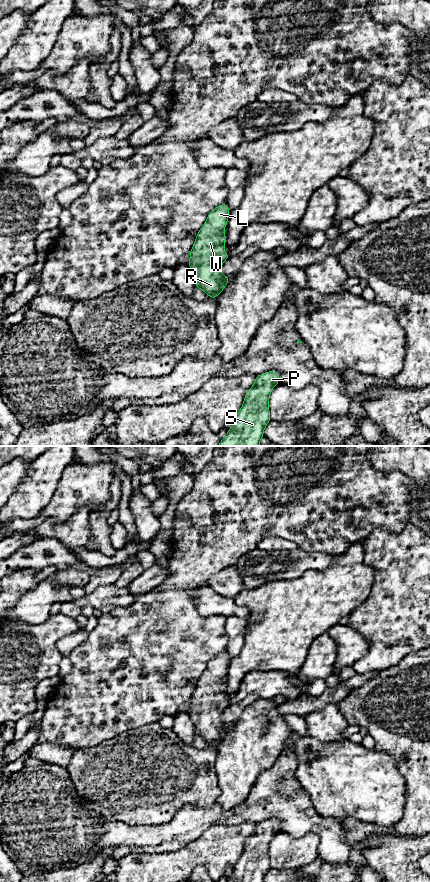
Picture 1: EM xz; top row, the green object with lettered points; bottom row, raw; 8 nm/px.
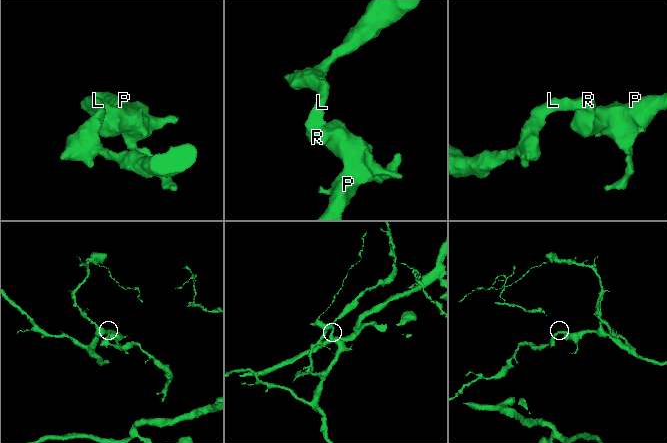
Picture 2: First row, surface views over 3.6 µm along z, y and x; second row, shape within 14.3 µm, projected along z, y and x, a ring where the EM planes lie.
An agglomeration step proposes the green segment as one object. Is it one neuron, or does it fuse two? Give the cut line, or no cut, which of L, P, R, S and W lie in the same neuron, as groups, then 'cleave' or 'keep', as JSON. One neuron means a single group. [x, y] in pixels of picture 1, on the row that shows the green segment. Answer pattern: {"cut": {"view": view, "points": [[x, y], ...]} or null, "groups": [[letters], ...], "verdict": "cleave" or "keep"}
{"cut": null, "groups": [["L", "P", "R", "S", "W"]], "verdict": "keep"}

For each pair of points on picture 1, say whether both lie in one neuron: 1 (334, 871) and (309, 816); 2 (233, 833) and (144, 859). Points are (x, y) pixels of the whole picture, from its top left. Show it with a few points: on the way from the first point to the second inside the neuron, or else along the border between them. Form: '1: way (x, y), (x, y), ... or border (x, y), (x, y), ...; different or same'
1: border (351, 852), (347, 862), (325, 862); different
2: way (211, 849), (195, 853), (183, 861), (166, 861); same

